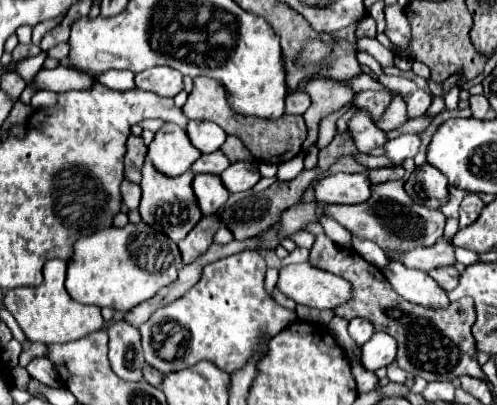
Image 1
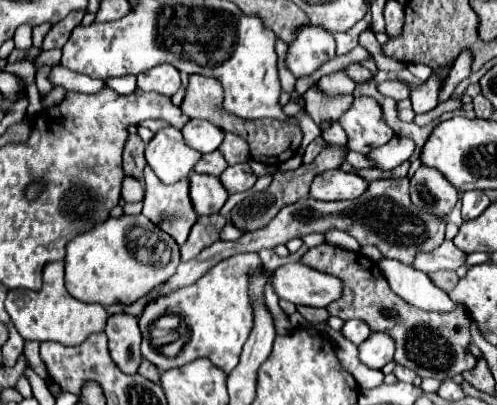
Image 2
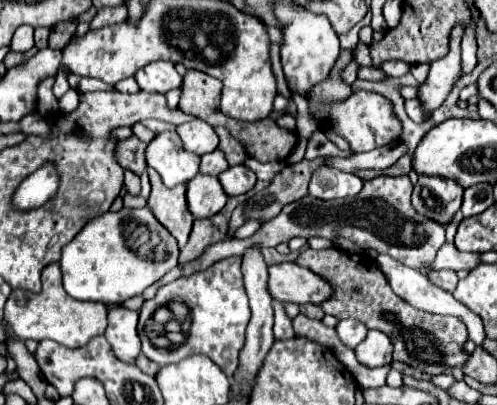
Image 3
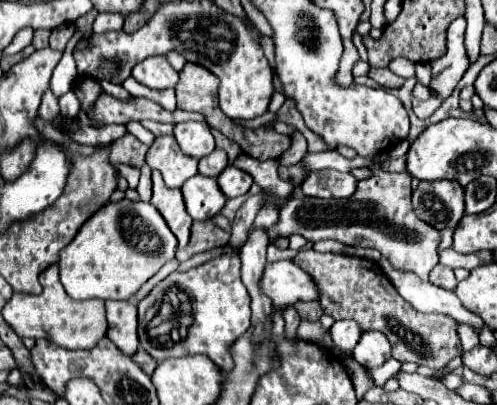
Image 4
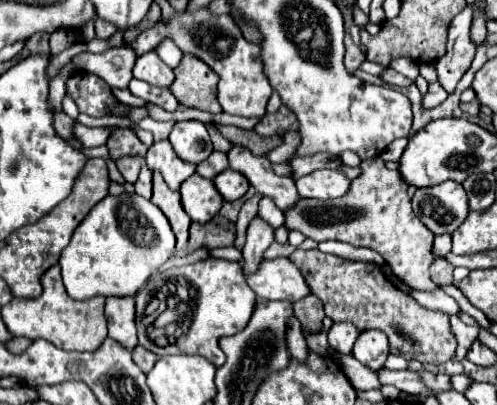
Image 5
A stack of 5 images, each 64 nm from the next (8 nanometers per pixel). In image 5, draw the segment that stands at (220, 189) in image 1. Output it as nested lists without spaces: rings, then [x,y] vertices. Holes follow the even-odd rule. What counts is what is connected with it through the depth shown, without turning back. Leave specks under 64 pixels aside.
[[[200,174],[190,176],[180,186],[180,194],[182,194],[184,210],[194,222],[200,222],[200,224],[214,218],[224,204],[224,198],[216,190],[214,182],[208,178],[202,178]]]

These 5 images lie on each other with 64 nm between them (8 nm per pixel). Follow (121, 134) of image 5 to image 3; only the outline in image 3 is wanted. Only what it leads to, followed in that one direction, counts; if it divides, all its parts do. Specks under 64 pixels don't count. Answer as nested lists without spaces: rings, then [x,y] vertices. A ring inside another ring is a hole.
[[[130,136],[126,140],[122,140],[118,146],[116,146],[116,160],[122,168],[134,172],[134,174],[142,174],[146,170],[146,160],[144,160],[144,150],[146,150],[146,144],[136,138],[136,136]]]

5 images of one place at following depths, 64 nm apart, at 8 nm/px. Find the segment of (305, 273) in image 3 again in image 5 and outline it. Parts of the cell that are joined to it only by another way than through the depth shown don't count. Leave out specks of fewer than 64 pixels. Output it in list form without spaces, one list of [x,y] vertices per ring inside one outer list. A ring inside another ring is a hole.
[[[288,258],[264,260],[258,272],[248,276],[248,284],[262,300],[296,302],[310,294],[302,272]]]

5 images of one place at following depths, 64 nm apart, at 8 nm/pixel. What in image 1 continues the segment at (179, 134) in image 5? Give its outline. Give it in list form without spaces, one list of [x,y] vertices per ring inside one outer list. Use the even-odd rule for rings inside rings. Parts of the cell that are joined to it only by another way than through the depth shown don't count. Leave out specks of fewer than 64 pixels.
[[[190,120],[188,122],[188,128],[186,128],[188,136],[190,136],[190,142],[204,154],[208,152],[216,152],[224,140],[226,140],[226,134],[222,128],[218,128],[214,122],[210,120]]]

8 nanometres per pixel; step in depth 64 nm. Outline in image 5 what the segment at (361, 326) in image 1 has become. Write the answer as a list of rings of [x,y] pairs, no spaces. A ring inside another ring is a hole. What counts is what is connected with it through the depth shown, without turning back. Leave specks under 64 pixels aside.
[[[334,322],[330,332],[328,332],[328,342],[330,346],[340,352],[340,354],[350,354],[352,352],[352,346],[358,338],[360,330],[354,326],[354,324],[348,324],[348,322]]]

